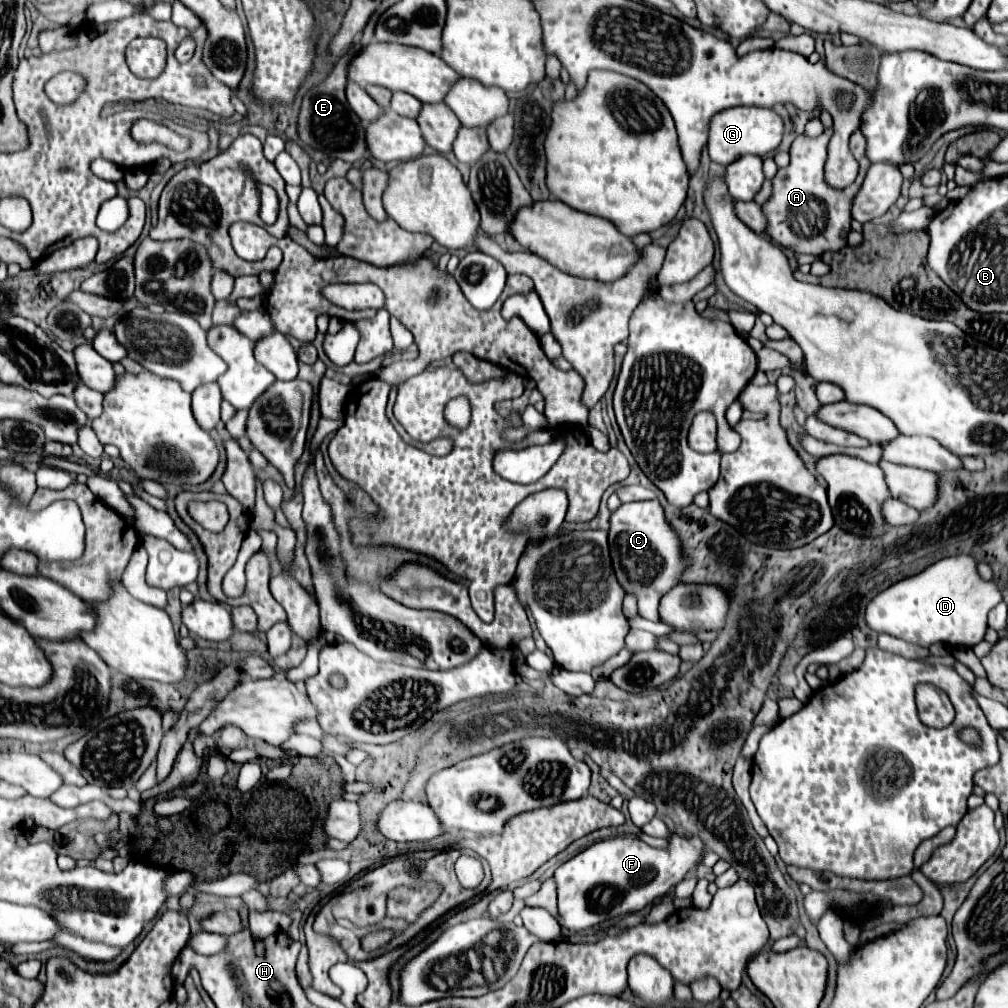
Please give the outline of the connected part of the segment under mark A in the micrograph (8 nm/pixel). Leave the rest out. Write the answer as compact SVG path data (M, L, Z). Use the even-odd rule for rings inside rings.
M827 128L819 138L799 136L791 146L791 162L779 168L773 178L773 192L769 200L761 206L765 214L765 234L783 248L791 248L795 254L811 254L819 258L823 252L837 252L847 246L847 234L851 230L851 208L853 200L863 184L863 178L871 166L865 154L865 138L859 130L853 132L849 148L859 162L857 180L845 190L833 190L823 180L825 152L833 136L833 128Z

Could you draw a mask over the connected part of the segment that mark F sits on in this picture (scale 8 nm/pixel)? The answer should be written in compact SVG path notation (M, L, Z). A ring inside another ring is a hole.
M671 832L667 842L667 848L651 848L629 836L607 838L561 864L555 870L561 924L569 930L589 930L609 918L639 912L665 896L697 868L705 852L705 844L699 836L677 836Z

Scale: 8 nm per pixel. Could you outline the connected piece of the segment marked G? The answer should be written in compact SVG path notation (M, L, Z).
M737 106L717 112L709 124L709 142L707 152L713 162L717 164L731 164L733 160L745 154L765 156L773 152L783 138L783 120L771 108L757 108L757 106Z

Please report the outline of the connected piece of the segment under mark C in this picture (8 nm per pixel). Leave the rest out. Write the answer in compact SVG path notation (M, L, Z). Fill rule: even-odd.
M659 500L621 504L621 508L611 514L609 546L617 580L627 594L637 596L639 614L657 622L661 596L679 582L679 576L685 570L685 558L681 556L679 548L681 544L675 540L675 532L665 522Z

